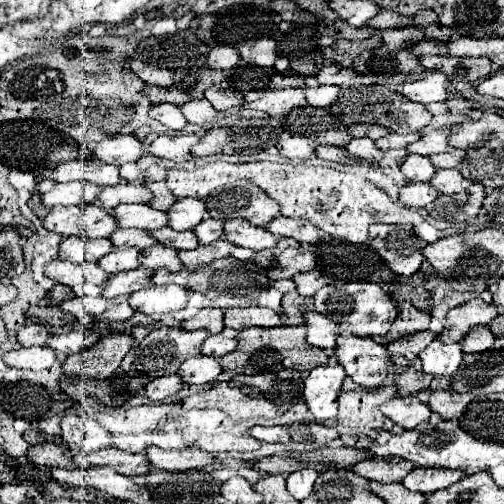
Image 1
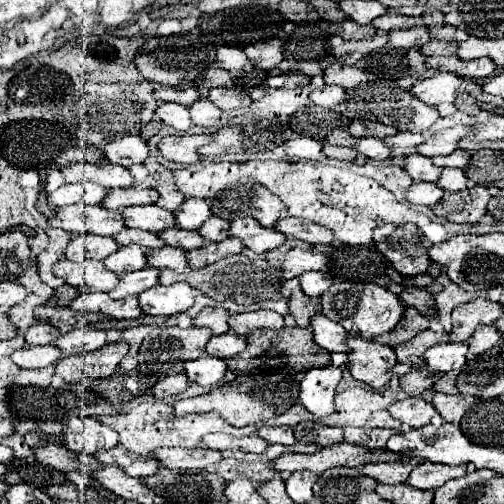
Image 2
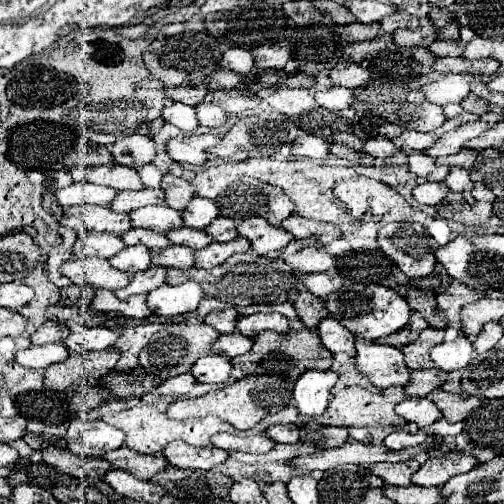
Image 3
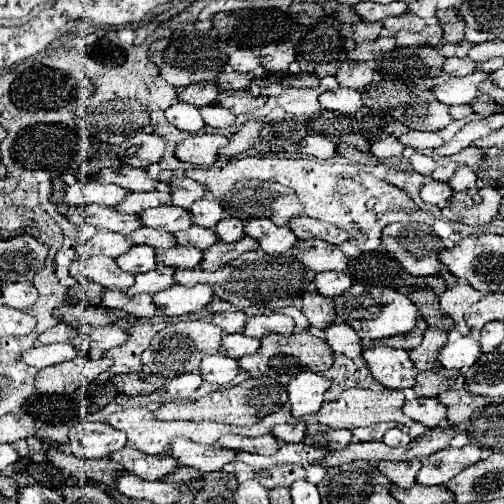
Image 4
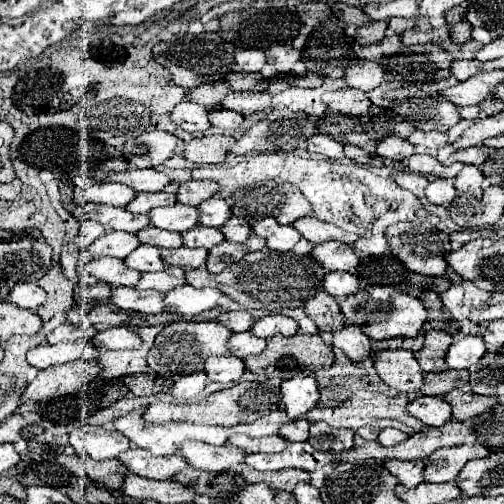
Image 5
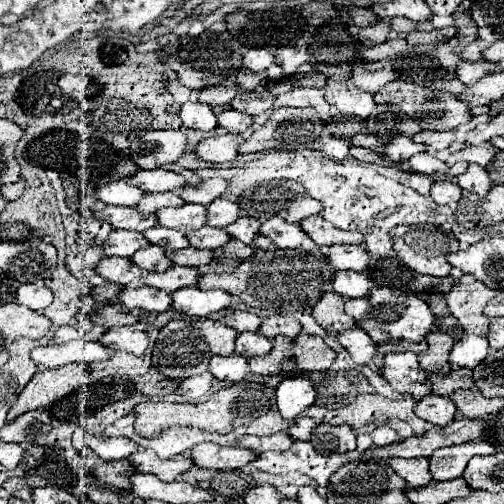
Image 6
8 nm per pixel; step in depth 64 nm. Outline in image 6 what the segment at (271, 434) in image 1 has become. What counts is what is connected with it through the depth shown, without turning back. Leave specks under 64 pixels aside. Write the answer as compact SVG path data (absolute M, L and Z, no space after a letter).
M296 418L288 428L288 436L292 440L310 440L310 434L314 428L316 428L316 422L312 418Z

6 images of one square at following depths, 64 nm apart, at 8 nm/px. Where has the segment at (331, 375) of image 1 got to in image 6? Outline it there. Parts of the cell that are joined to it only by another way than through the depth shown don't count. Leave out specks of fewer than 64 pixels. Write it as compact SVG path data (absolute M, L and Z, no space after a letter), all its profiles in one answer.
M294 376L280 382L276 390L276 398L278 398L280 414L288 420L294 420L302 410L314 404L316 390L306 376Z

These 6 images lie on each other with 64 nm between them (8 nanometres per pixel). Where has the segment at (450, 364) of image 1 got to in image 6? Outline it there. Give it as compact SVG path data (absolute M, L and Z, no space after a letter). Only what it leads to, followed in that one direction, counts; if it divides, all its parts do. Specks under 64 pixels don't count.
M464 334L450 352L452 368L476 368L488 354L488 340L486 336L468 336Z

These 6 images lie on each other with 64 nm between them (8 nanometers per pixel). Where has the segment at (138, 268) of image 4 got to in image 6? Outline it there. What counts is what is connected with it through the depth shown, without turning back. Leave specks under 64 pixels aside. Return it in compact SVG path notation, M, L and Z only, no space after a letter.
M160 246L142 248L140 252L134 252L130 260L132 260L132 264L136 264L138 268L148 270L148 272L164 272L172 264L170 258L164 254L164 248L160 248Z

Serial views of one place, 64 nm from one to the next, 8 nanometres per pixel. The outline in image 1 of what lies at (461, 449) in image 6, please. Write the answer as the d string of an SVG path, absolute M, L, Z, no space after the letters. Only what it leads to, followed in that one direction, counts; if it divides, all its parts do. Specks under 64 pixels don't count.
M414 468L404 480L402 486L406 486L412 492L420 492L420 494L432 494L436 490L444 490L448 486L452 486L454 482L458 482L464 476L464 472L460 470L446 470L446 468L438 468L438 470L424 470L424 468Z

